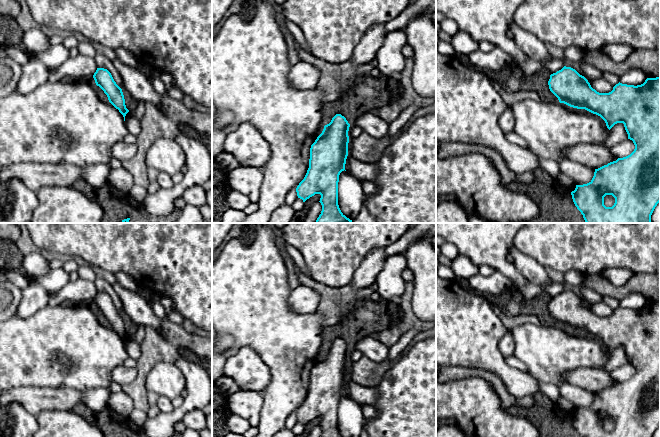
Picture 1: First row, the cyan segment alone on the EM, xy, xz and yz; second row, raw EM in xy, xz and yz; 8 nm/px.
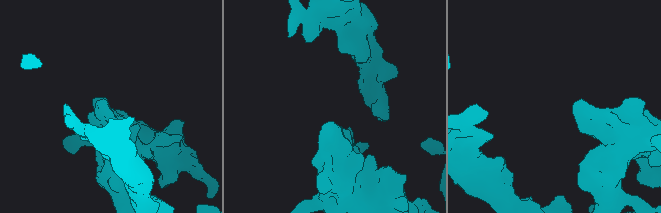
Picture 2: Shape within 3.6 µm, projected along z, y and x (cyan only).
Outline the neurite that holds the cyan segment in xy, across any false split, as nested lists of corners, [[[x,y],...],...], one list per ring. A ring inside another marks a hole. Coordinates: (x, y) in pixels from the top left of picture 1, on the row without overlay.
[[[97,292],[96,296],[93,299],[93,302],[95,304],[96,309],[99,310],[104,315],[104,317],[107,319],[109,326],[116,333],[118,333],[119,336],[123,339],[124,345],[125,345],[125,340],[129,336],[129,334],[126,332],[122,313],[116,308],[111,297],[107,293]]]

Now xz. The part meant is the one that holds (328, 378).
[[[336,338],[331,346],[324,350],[322,357],[311,369],[309,392],[296,412],[297,420],[303,426],[315,418],[320,418],[321,437],[342,437],[338,429],[338,406],[340,397],[345,394],[348,380],[349,351],[350,348],[341,338]]]

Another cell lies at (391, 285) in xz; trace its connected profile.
[[[404,254],[392,255],[385,259],[384,267],[376,277],[378,285],[377,292],[382,300],[397,302],[406,288],[403,271],[406,269],[406,258]]]

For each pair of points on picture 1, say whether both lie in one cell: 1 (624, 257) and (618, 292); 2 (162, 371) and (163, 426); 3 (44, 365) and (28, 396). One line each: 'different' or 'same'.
1: different
2: different
3: different

